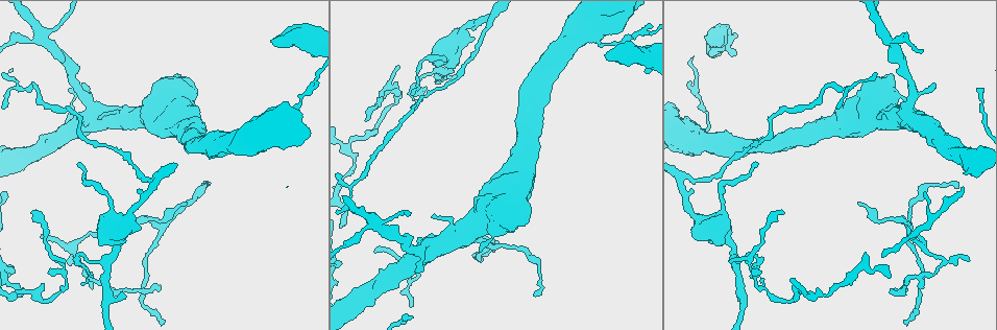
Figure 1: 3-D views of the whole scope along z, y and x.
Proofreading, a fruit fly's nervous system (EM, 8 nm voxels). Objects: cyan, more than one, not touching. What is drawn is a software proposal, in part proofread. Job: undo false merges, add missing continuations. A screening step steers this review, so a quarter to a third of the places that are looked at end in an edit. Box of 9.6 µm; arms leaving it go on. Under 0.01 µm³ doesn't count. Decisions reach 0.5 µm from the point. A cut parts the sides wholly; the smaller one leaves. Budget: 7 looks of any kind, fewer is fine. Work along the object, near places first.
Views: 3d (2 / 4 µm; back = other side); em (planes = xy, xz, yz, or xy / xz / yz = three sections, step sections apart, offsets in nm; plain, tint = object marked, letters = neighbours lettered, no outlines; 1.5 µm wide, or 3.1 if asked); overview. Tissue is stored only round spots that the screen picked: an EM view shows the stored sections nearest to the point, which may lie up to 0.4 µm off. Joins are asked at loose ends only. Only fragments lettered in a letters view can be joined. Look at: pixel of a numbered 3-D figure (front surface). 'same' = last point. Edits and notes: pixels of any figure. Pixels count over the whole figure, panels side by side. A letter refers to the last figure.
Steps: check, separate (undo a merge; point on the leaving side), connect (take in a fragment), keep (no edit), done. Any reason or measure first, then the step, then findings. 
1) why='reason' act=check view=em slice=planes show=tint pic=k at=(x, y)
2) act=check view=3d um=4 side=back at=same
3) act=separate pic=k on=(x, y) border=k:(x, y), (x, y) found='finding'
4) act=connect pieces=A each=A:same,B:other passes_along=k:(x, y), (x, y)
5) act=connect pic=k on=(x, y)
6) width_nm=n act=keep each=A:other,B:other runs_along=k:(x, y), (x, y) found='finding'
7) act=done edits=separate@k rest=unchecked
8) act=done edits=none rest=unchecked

why='tapers out' act=check view=em slice=xz step=8 show=letters pic=1 at=(968, 261)

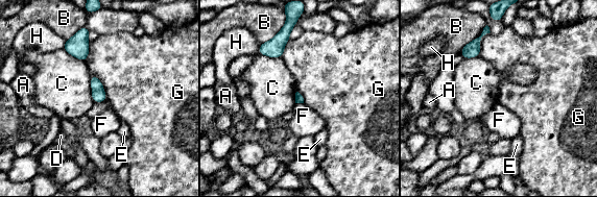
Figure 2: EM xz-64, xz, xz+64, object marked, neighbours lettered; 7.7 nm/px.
longest_contact=B:300nm act=keep each=A:other,B:other,C:other,D:other,E:other,F:other,G:other,H:other border=2:(92, 73), (101, 83), (106, 99) found='none of them fits'

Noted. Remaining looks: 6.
why='free end' act=check view=3d um=4 pic=1 at=(42, 238)

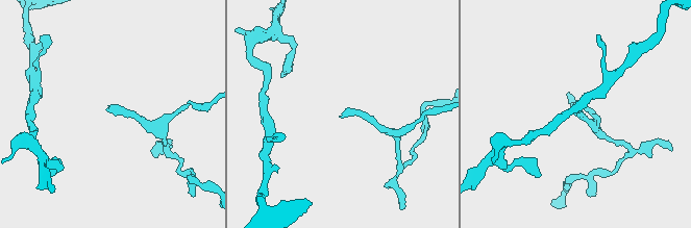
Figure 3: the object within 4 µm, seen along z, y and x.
act=check view=em slice=xy step=4 show=tint pic=3 at=(344, 114)

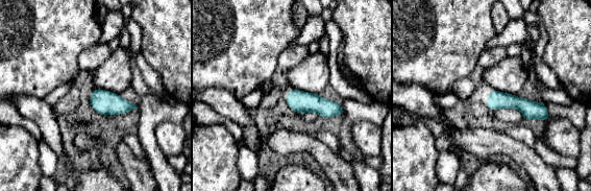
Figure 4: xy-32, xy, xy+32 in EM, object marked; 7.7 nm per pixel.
why='another direction' act=check view=em slice=planes show=letters at=same

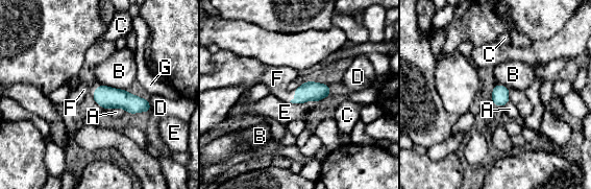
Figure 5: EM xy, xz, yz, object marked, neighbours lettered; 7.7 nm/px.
width_nm=130 act=connect pieces=F each=A:other,B:other,C:other,D:other,E:other,F:same,G:other passes_along=5:(106, 97), (95, 90), (83, 90) found='it goes on there'

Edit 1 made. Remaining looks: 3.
act=check view=overview

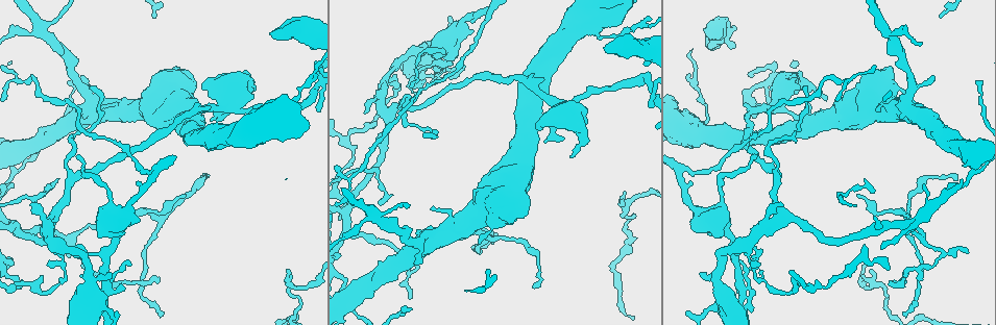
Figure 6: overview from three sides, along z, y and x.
why='an open end' act=check view=em slice=xy step=8 show=letters pic=6 at=(414, 263)

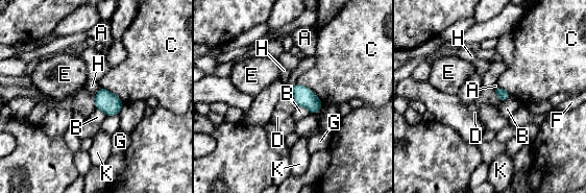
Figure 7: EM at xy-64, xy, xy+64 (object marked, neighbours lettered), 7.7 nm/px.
why='cut it another way' act=check view=em slice=planes show=letters at=same

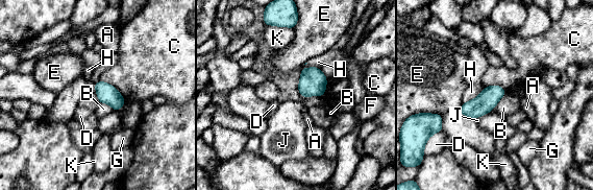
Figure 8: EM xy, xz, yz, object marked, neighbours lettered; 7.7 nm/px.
act=keep each=A:other,B:other,C:other,D:other,E:other,F:other,G:other,H:other,J:other,K:other border=8:(302, 66), (320, 69) found='no lettered fragment goes on from it'

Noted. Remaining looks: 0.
act=done edits=connect@5 rest=unchecked

